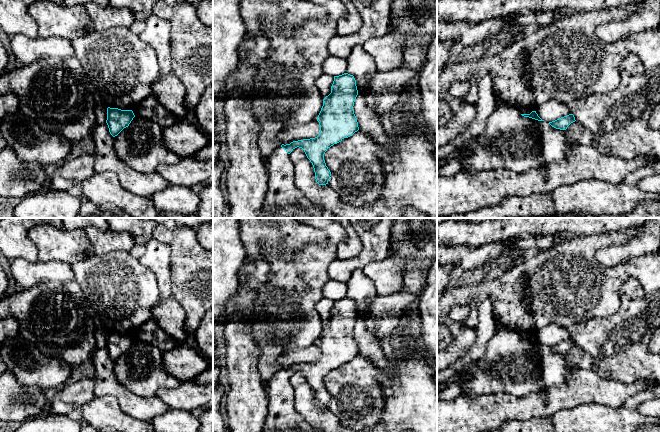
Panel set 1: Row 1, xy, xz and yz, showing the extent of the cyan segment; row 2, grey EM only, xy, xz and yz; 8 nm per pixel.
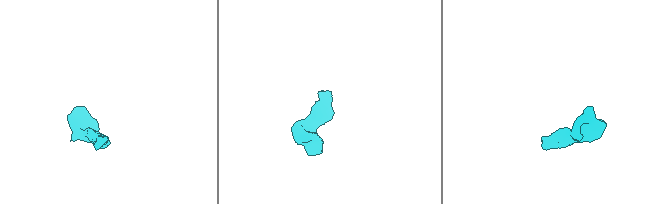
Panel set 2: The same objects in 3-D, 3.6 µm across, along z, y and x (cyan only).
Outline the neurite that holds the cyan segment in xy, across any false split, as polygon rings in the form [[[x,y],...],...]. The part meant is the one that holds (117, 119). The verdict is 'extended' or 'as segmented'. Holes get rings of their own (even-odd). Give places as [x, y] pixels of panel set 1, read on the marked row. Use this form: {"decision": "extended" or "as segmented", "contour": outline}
{"decision": "as segmented", "contour": [[[108,107],[106,123],[110,134],[113,137],[117,136],[124,128],[129,126],[134,117],[135,115],[132,110]]]}

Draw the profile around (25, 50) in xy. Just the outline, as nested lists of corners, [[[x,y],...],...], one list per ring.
[[[17,34],[11,37],[11,50],[18,65],[27,65],[49,57],[66,59],[75,55],[71,39],[62,37],[30,39]]]

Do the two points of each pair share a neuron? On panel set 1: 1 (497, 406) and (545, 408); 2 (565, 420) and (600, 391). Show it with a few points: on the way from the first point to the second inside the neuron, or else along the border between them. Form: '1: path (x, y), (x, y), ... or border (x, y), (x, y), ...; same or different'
1: path (509, 407), (533, 407); same
2: border (609, 406), (579, 404), (563, 409); different

